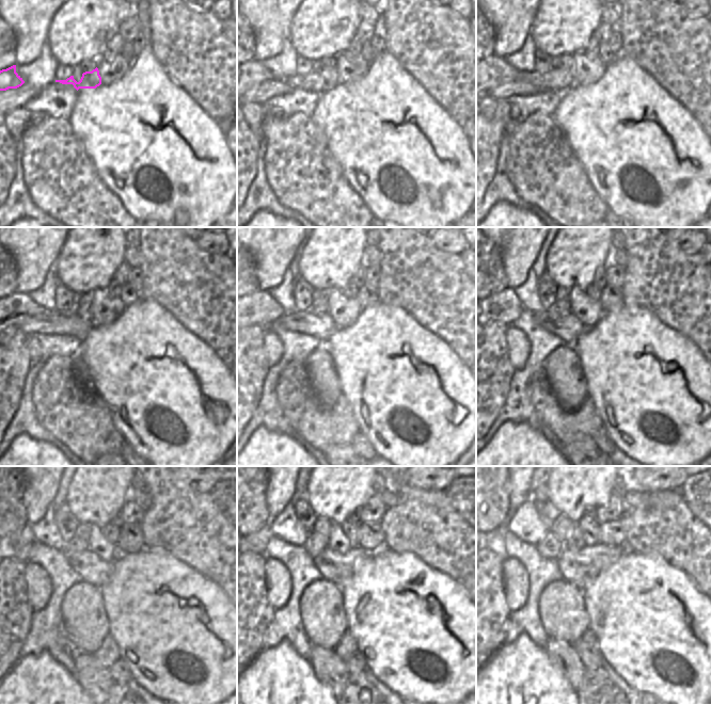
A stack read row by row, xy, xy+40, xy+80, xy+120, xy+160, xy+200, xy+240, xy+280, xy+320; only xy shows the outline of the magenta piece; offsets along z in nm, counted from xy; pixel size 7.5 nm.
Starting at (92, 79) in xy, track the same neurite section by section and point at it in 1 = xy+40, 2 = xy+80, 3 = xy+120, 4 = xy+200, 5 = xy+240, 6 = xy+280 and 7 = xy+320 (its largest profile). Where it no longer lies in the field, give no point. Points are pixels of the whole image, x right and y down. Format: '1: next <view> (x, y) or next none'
1: next xy+40 (321, 81)
2: next xy+80 (498, 71)
3: next xy+120 (19, 309)
4: next xy+200 (504, 306)
5: next xy+240 (19, 542)
6: next xy+280 (258, 540)
7: next xy+320 (504, 531)

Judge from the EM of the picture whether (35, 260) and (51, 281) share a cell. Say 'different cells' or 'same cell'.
different cells

